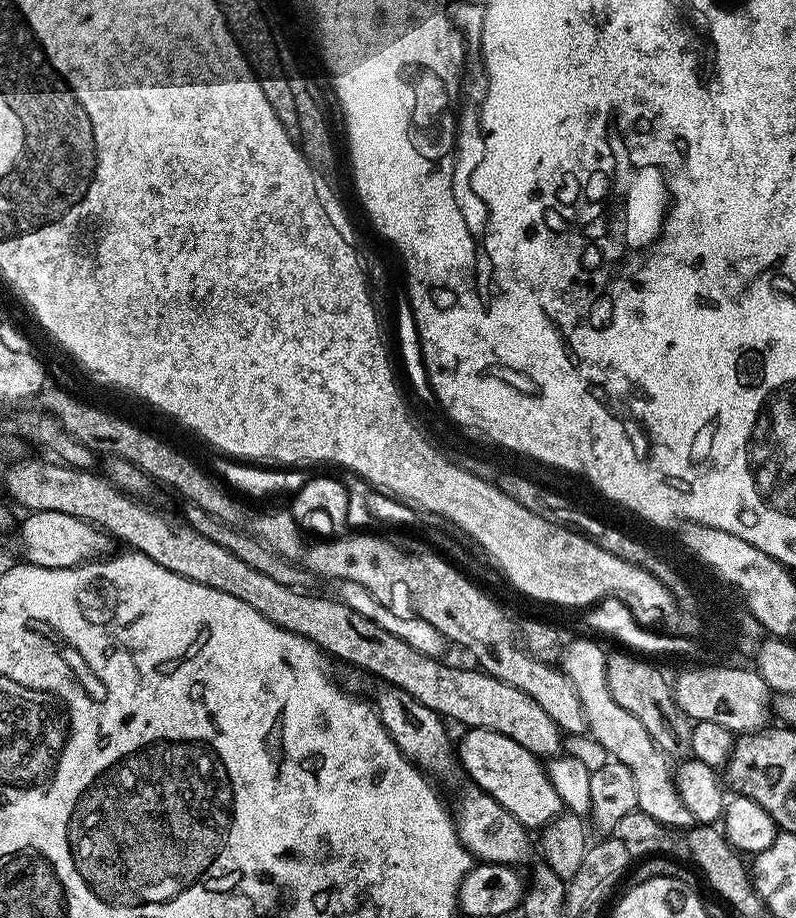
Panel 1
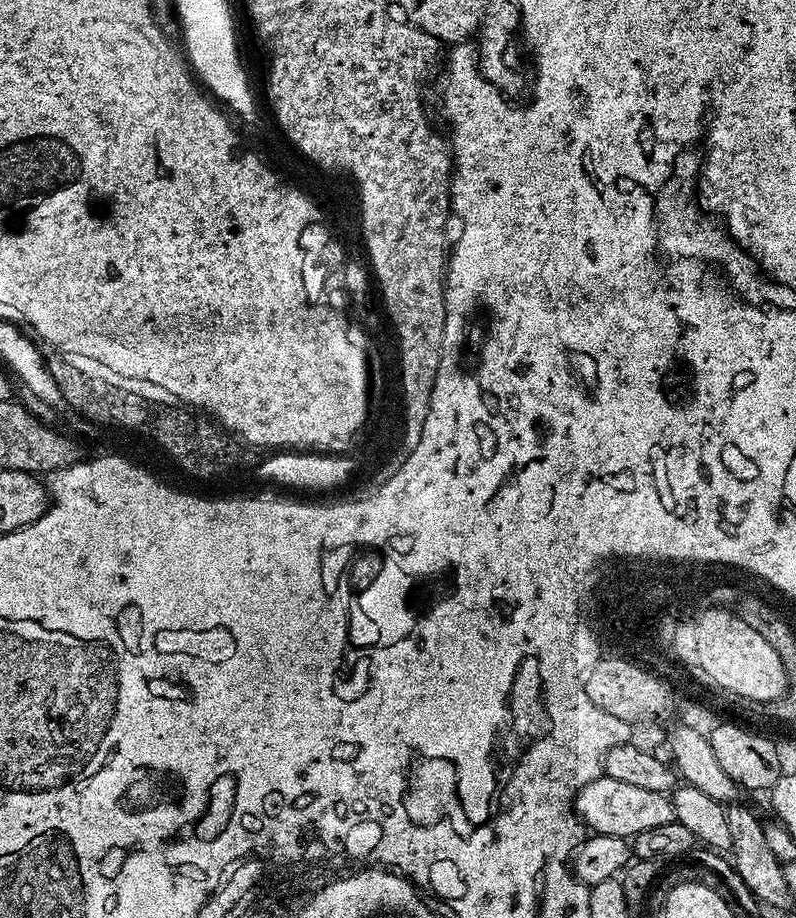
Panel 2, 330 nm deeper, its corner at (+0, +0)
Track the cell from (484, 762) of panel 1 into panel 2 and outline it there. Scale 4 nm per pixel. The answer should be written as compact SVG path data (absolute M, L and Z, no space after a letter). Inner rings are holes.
M603 774L597 776L596 779L590 781L586 787L580 790L576 796L574 811L587 827L588 824L592 827L593 833L601 836L622 836L625 838L634 837L642 830L654 830L654 826L666 826L676 819L671 799L665 793L642 790L639 786L630 786L630 782L618 782Z

